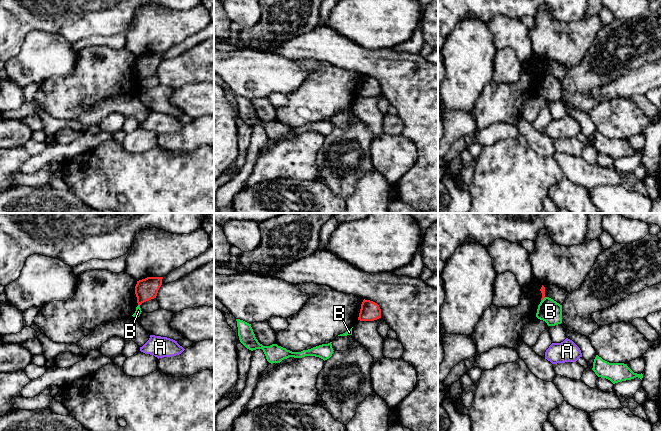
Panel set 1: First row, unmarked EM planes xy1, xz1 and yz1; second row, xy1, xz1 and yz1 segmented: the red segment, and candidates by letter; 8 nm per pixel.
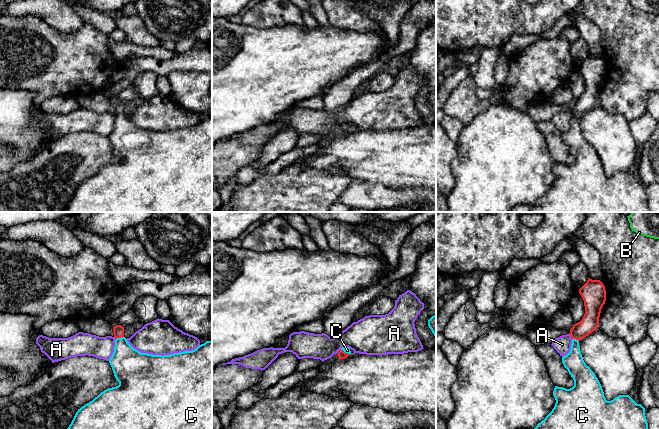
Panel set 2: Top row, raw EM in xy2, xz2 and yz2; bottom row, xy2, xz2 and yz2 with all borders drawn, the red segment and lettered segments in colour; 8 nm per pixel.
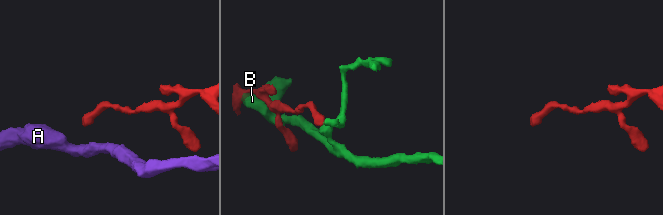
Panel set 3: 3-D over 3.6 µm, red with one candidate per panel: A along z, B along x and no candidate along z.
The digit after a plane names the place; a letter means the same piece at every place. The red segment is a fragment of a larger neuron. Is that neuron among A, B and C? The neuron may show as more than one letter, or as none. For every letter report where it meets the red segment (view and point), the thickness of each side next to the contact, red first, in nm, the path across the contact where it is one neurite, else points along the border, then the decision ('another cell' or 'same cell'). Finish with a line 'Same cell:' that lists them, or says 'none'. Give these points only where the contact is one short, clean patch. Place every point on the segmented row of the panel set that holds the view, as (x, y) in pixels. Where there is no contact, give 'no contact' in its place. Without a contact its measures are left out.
A: yz2 (571, 336) | 140/140 nm | along yz2 (569, 333), (573, 338) | another cell
B: yz1 (543, 298) | 40/180 nm | another cell
C: xy2 (119, 337) | 90/280 nm | across xy2 (118, 330), (119, 337), (125, 360), (130, 366) | same cell
Same cell: C

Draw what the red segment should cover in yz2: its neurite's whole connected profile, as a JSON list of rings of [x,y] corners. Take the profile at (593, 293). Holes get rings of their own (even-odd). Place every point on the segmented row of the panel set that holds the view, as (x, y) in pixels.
[[[588,278],[579,293],[584,301],[585,314],[582,320],[570,329],[569,334],[573,338],[571,349],[562,357],[562,363],[573,378],[574,386],[570,389],[555,386],[555,406],[534,429],[648,429],[645,408],[629,395],[619,395],[607,401],[598,378],[584,362],[579,341],[598,328],[601,309],[606,301],[606,290],[600,280]]]

